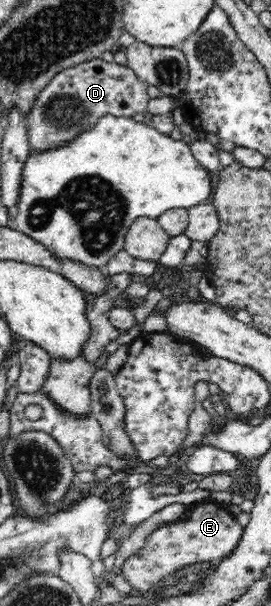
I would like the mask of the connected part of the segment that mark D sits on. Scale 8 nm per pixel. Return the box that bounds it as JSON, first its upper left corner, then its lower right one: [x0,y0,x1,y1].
[28,58,149,151]

